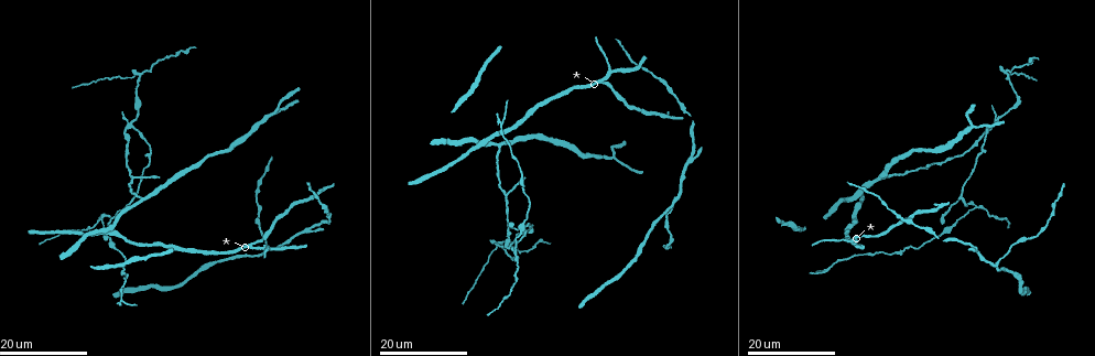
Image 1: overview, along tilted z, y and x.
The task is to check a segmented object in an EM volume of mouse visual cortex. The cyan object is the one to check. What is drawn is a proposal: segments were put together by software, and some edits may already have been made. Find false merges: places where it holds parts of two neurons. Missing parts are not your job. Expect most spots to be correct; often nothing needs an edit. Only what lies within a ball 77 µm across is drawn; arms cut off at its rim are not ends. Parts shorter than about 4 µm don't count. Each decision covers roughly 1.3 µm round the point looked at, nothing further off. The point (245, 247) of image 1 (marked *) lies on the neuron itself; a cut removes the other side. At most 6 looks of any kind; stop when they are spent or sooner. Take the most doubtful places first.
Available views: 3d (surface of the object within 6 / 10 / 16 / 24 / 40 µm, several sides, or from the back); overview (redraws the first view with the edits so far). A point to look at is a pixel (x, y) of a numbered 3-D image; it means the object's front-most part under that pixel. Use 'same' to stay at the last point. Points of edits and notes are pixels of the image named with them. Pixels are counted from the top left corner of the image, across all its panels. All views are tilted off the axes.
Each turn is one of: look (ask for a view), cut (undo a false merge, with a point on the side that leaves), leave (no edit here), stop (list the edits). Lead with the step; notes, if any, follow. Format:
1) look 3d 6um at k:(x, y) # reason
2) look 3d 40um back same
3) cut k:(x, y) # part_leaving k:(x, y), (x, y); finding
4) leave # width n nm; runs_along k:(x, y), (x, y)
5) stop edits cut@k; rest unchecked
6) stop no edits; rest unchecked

look 3d 16um at 1:(130, 122) # four-way junction

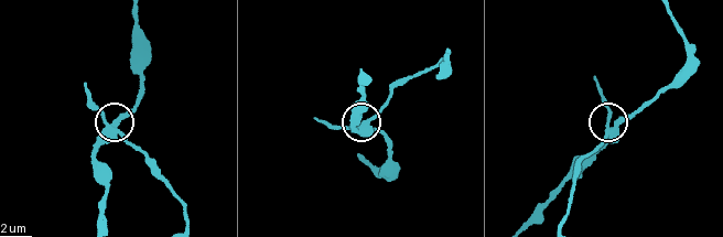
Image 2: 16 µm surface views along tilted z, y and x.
look 3d 10um at 2:(613, 129) # closer look

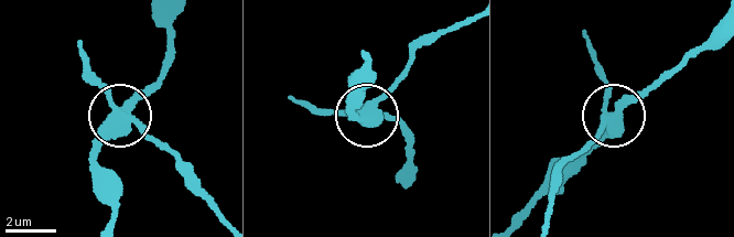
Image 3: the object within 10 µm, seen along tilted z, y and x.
cut 3:(105, 89) # width 410 nm; a second neuron is stuck on

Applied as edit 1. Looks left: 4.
look 3d 24um at 1:(501, 241)

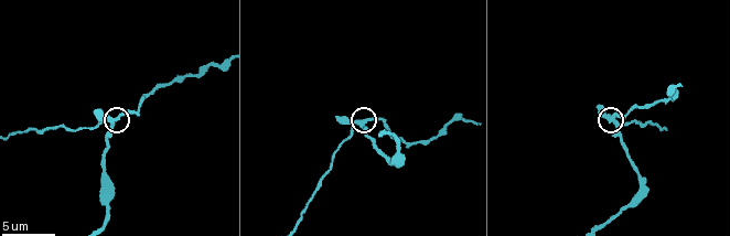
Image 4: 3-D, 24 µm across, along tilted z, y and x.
look 3d 10um at 4:(113, 118)

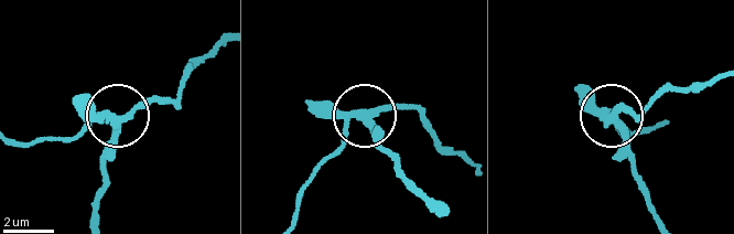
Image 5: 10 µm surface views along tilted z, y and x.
cut 5:(89, 112) # part_leaving 5:(115, 120), (98, 119), (65, 138), (17, 144); two neurons meet here

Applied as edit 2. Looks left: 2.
look 3d 24um at 1:(610, 67) # three arms meet

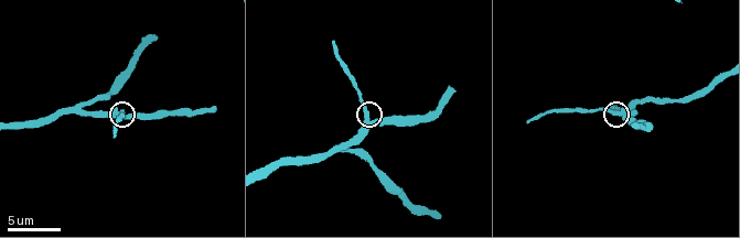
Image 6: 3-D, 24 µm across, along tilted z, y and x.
look 3d 10um at 6:(367, 118)

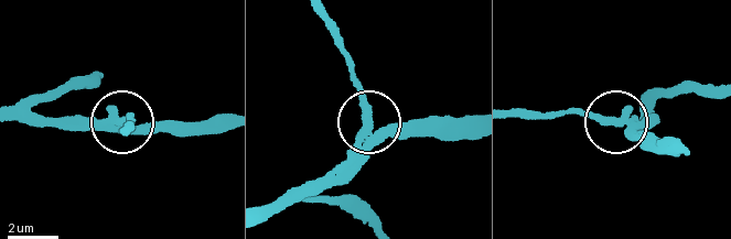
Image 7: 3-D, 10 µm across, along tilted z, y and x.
leave # runs_along 7:(282, 207), (310, 193), (364, 127), (365, 101), (351, 58); one neuron here

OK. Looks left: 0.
stop edits cut@3, cut@5; rest unchecked

